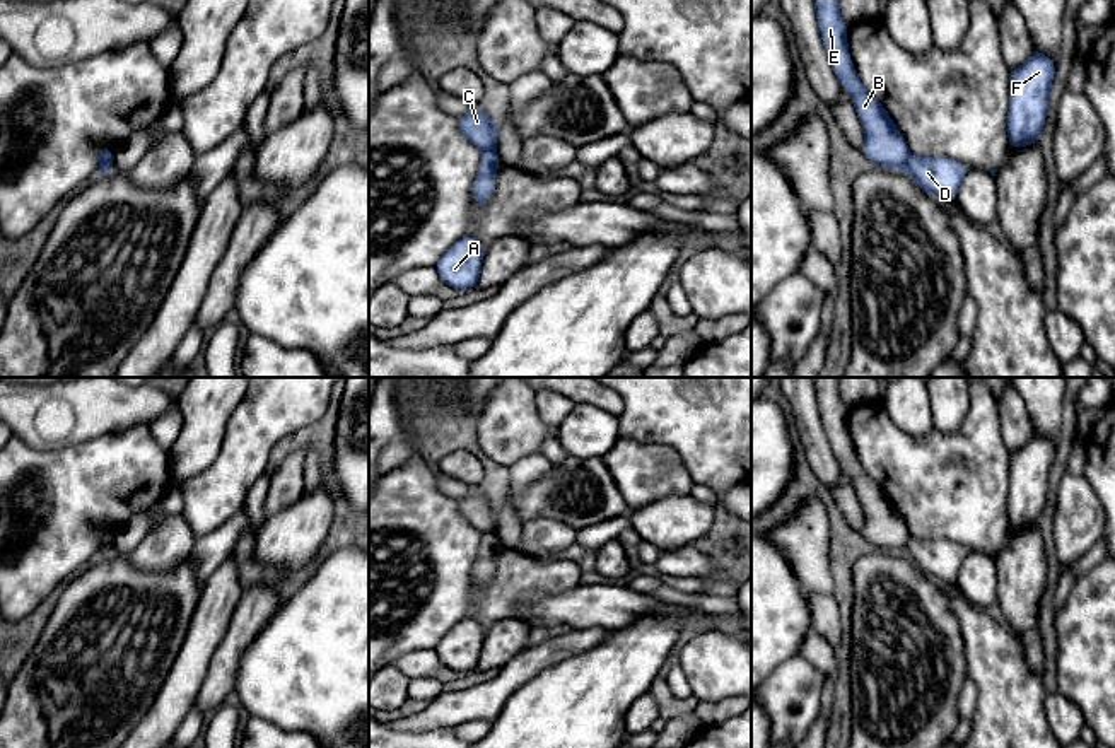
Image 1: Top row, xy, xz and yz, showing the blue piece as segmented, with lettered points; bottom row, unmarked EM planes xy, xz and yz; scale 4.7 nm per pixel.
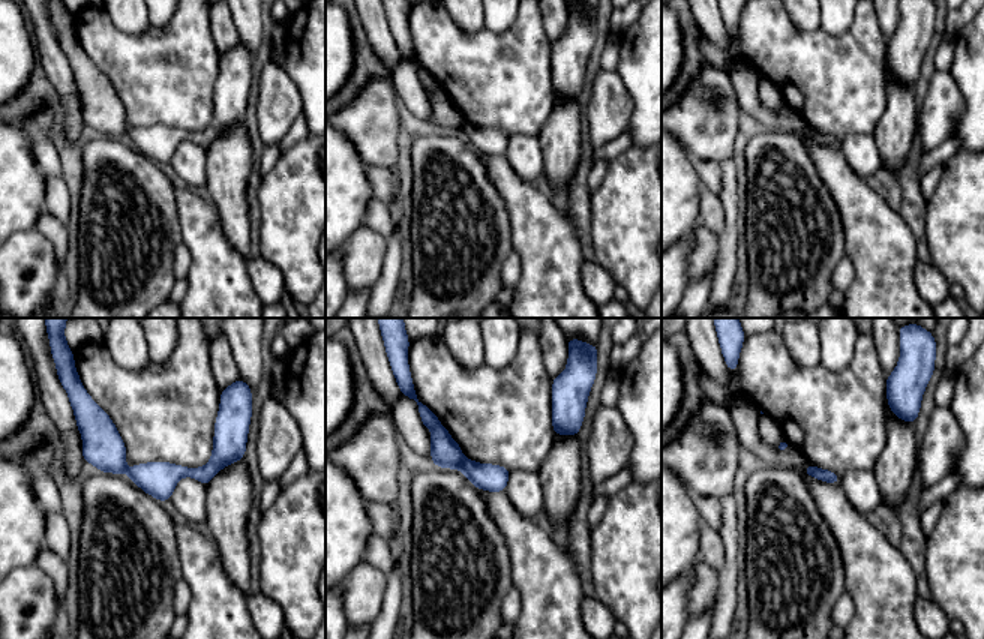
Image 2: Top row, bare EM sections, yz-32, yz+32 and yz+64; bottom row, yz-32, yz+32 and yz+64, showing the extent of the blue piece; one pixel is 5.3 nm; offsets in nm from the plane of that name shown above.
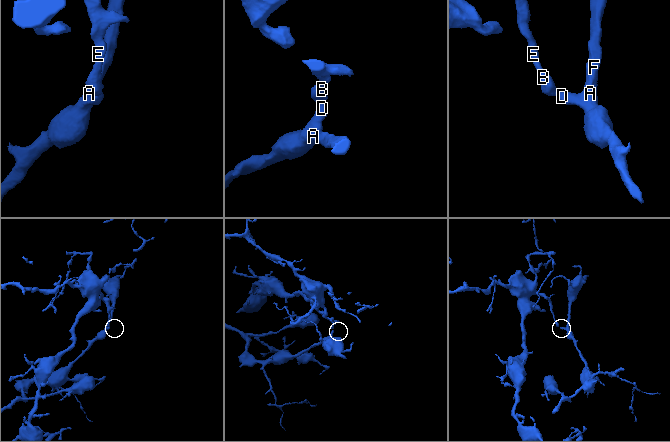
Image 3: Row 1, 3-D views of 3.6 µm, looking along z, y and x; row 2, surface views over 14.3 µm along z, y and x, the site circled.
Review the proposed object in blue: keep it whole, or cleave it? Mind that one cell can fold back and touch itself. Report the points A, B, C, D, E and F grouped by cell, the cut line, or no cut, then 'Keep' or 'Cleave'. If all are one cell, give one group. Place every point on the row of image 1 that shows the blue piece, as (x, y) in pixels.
Groups: A D F / B C E. Split along yz (910, 156), (904, 169). Cleave

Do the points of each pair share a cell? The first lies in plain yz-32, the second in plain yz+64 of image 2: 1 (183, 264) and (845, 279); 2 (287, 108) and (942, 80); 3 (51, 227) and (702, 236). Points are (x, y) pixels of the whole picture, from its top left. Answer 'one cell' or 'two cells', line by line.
1: one cell
2: one cell
3: two cells

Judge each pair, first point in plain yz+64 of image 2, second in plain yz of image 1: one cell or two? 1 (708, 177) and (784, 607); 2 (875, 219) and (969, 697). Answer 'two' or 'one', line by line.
1: two
2: two

